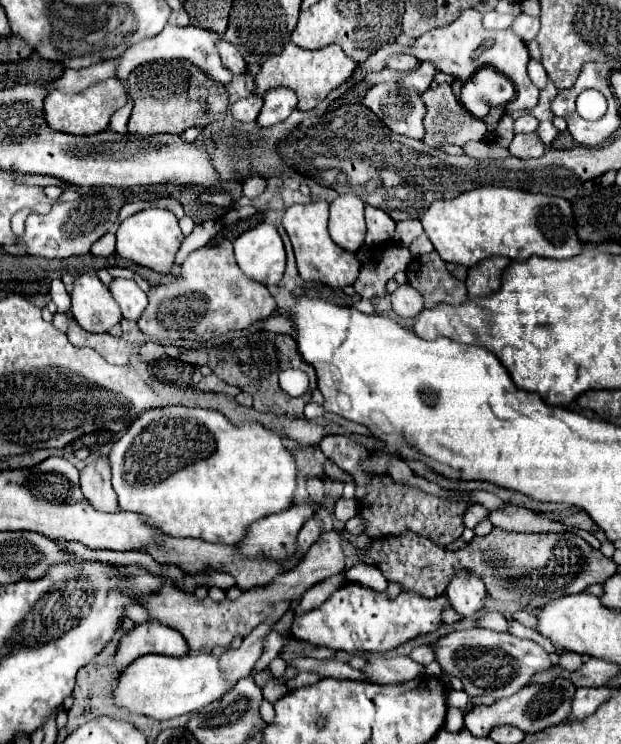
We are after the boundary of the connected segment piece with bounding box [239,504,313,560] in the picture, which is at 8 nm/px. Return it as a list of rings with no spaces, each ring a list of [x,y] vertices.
[[[293,504],[293,508],[273,514],[271,518],[261,518],[253,522],[247,530],[247,538],[241,542],[241,552],[245,556],[265,554],[275,560],[289,558],[295,550],[297,532],[303,522],[313,516],[313,508],[309,504]]]

